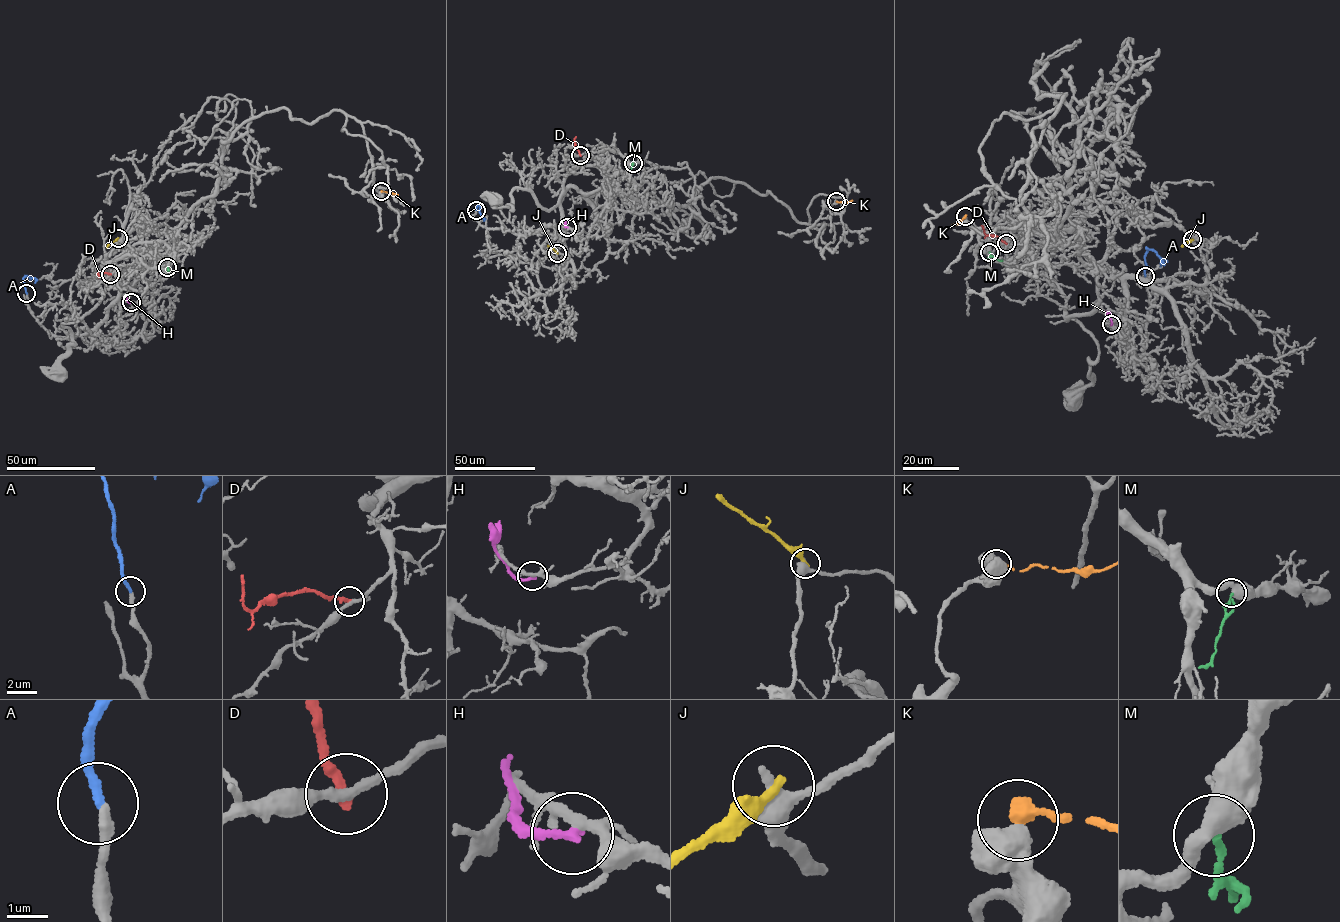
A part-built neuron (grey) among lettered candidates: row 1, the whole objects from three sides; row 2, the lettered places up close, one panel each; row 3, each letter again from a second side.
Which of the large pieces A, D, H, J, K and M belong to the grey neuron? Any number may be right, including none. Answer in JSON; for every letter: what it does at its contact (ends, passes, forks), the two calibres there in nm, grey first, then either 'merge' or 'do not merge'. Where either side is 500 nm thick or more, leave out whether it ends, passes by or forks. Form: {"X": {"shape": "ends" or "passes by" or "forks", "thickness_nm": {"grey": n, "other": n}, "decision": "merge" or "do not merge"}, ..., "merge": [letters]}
{"A": {"shape": "ends", "thickness_nm": {"grey": 280, "other": 240}, "decision": "merge"}, "D": {"shape": "ends", "thickness_nm": {"grey": 240, "other": 280}, "decision": "do not merge"}, "H": {"shape": "ends", "thickness_nm": {"grey": 240, "other": 220}, "decision": "do not merge"}, "J": {"shape": "ends", "thickness_nm": {"grey": 380, "other": 280}, "decision": "do not merge"}, "K": {"thickness_nm": {"grey": 500, "other": 380}, "decision": "do not merge"}, "M": {"shape": "ends", "thickness_nm": {"grey": 400, "other": 150}, "decision": "do not merge"}, "merge": ["A"]}

